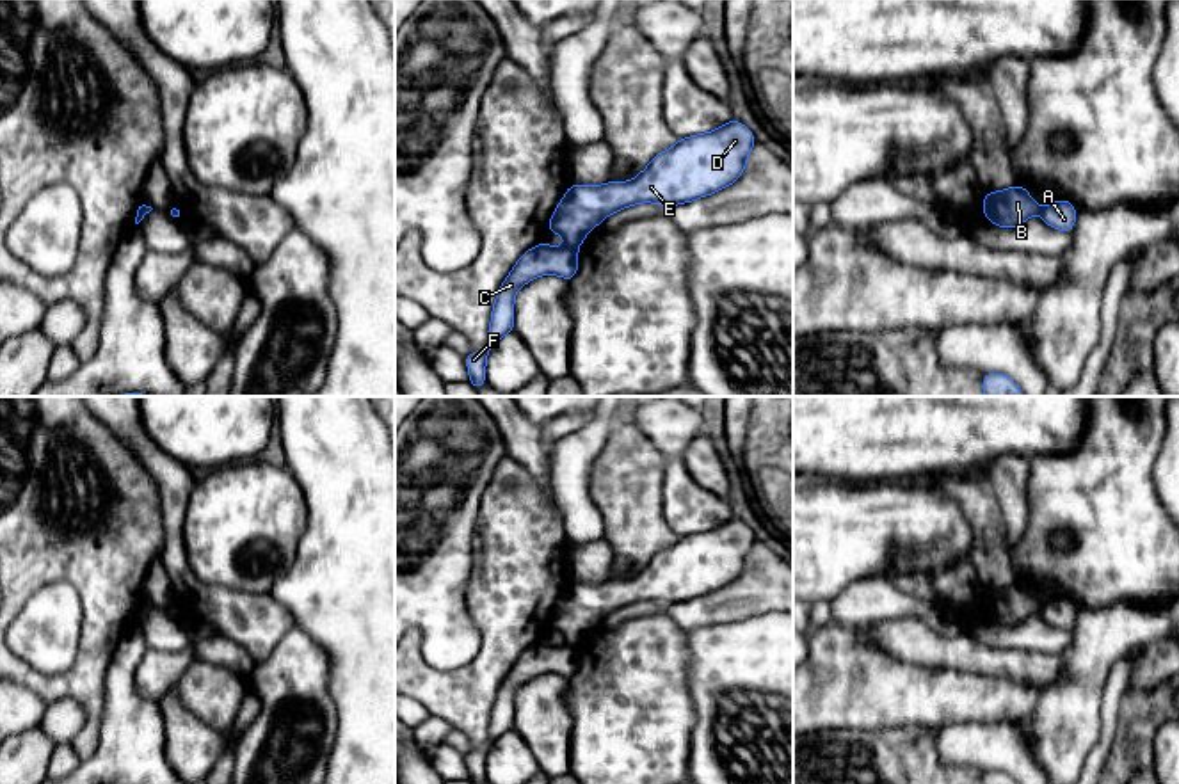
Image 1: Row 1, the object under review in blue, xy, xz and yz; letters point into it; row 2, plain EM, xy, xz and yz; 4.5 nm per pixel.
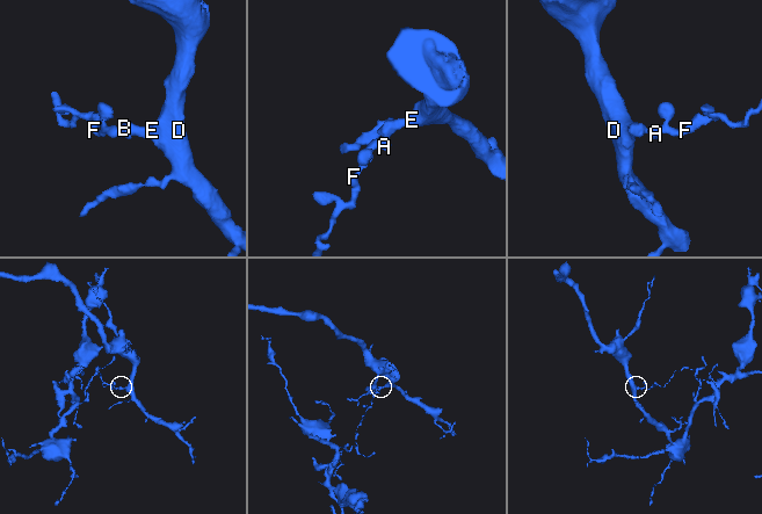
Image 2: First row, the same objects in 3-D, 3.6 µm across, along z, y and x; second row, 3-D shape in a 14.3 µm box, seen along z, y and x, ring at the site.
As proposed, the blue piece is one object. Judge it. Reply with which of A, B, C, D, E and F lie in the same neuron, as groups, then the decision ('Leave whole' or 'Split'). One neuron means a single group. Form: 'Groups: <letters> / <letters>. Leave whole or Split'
Groups: A C F / B D E. Split

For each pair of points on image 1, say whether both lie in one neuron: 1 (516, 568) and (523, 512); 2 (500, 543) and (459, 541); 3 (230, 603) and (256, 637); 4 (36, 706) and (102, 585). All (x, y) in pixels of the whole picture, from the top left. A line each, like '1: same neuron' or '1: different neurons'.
1: same neuron
2: different neurons
3: same neuron
4: different neurons

